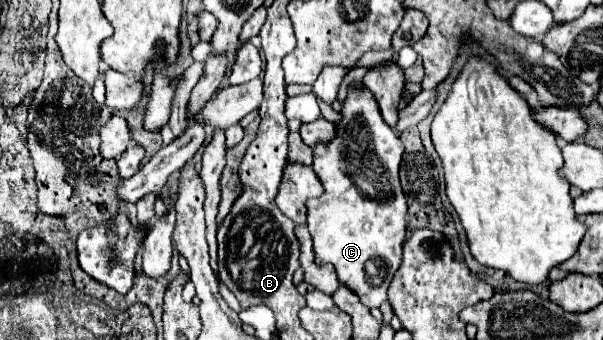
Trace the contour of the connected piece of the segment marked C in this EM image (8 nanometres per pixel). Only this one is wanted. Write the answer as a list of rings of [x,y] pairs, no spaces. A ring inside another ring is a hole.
[[[367,88],[349,92],[343,102],[343,120],[337,122],[337,138],[327,146],[315,146],[313,170],[323,182],[323,196],[307,202],[307,228],[313,238],[313,252],[319,264],[333,264],[339,282],[347,284],[367,308],[379,308],[387,300],[387,288],[393,274],[401,266],[403,240],[407,236],[407,200],[399,184],[399,164],[403,144],[399,134],[387,126],[379,114],[379,106]],[[357,184],[369,184],[373,194],[365,194]]]

